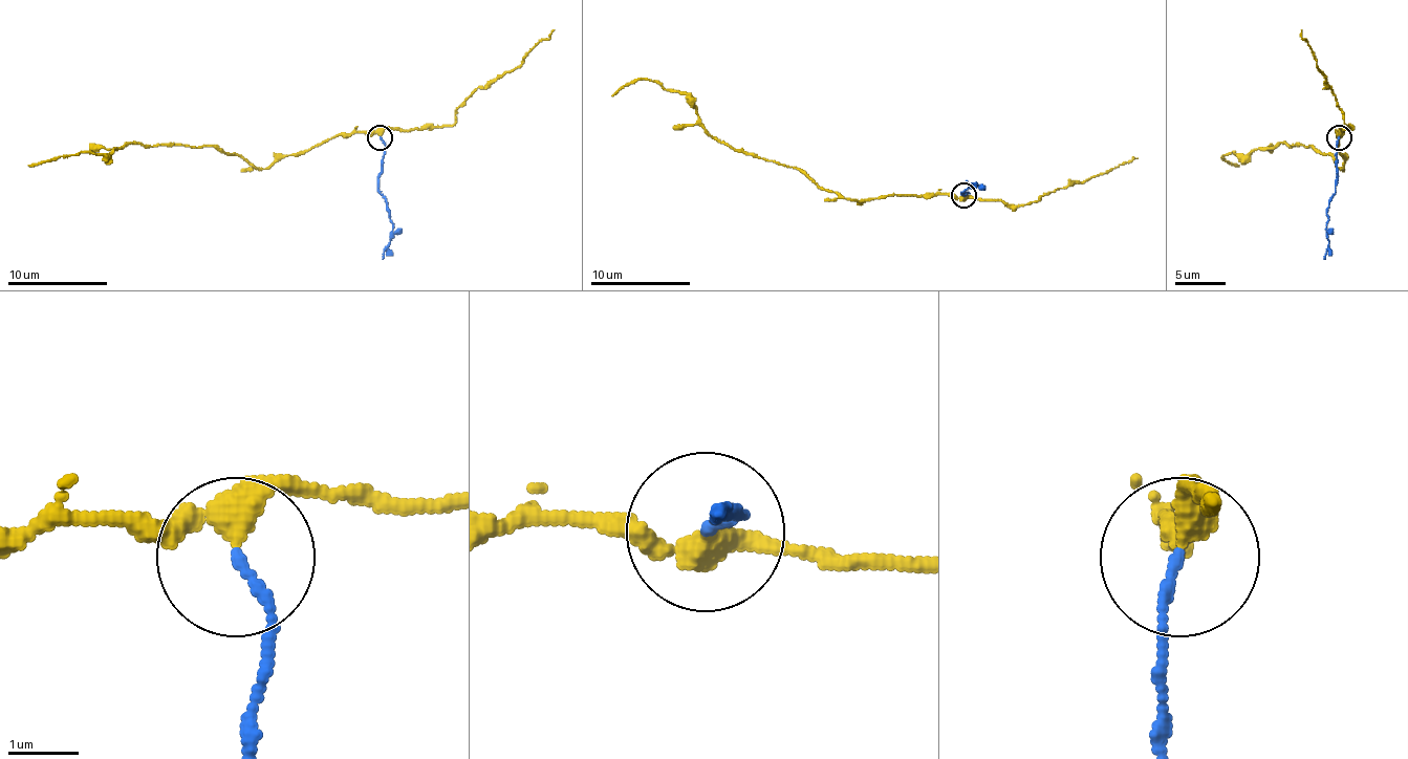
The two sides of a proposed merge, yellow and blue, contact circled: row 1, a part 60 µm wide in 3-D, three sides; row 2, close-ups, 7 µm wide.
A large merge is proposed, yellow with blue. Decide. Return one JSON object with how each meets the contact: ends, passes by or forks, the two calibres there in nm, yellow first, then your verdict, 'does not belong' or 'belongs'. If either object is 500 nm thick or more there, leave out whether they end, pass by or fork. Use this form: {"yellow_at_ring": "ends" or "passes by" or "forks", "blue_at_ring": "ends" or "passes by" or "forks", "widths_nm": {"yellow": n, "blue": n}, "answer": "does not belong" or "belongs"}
{"yellow_at_ring": "passes by", "blue_at_ring": "ends", "widths_nm": {"yellow": 320, "blue": 120}, "answer": "does not belong"}

